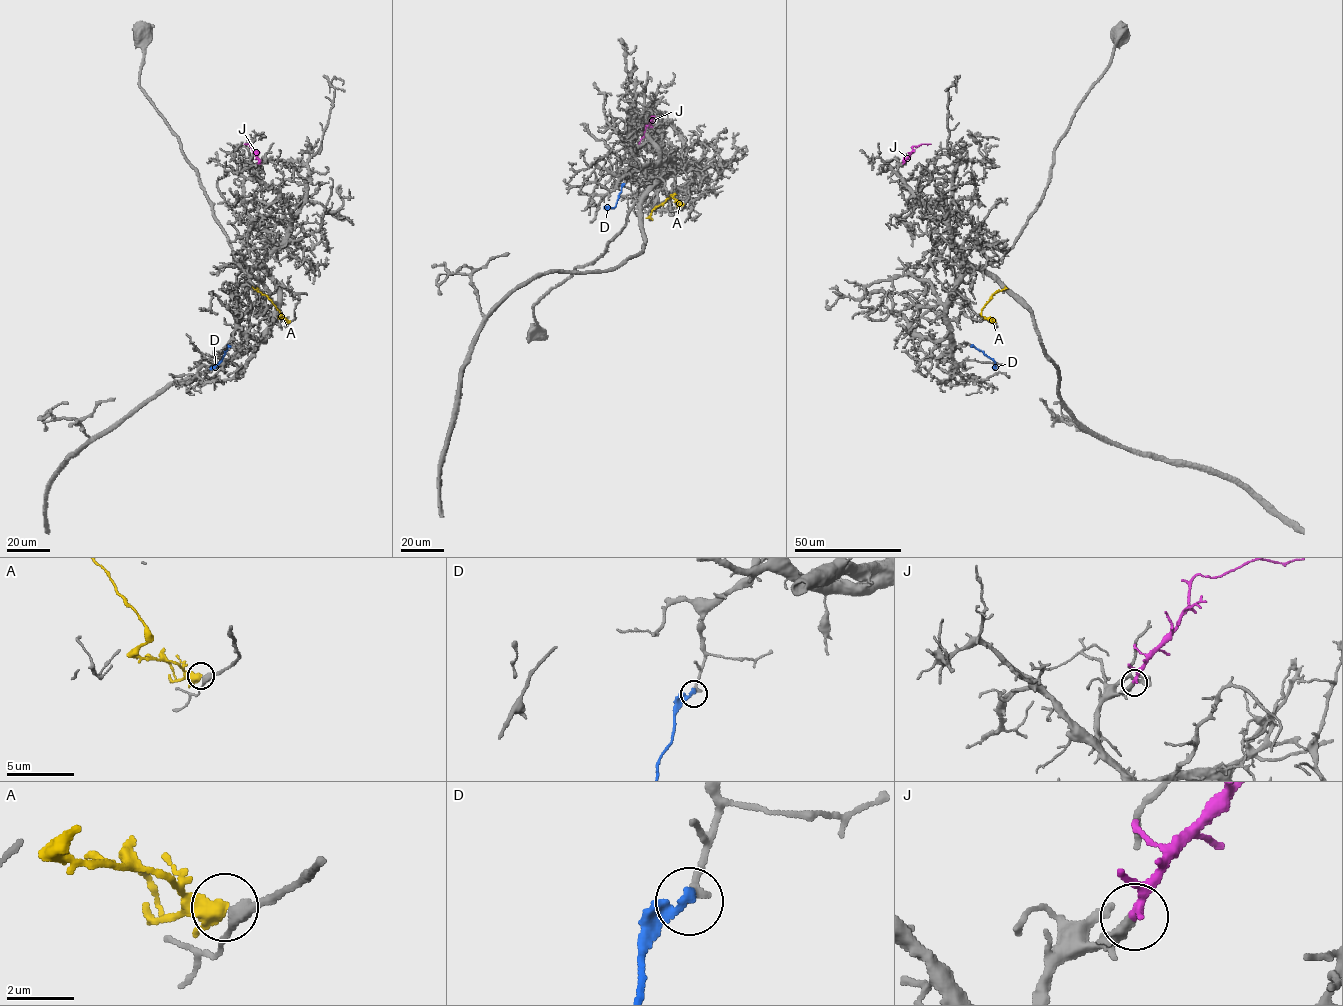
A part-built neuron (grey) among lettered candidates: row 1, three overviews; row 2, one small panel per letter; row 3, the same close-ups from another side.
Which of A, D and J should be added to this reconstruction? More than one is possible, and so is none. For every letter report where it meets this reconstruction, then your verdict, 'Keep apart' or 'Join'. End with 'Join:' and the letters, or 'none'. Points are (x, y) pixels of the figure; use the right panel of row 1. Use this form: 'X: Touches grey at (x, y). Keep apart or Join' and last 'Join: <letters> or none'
A: Touches grey at (991, 321). Keep apart
D: Touches grey at (971, 346). Keep apart
J: Touches grey at (903, 163). Join
Join: J

